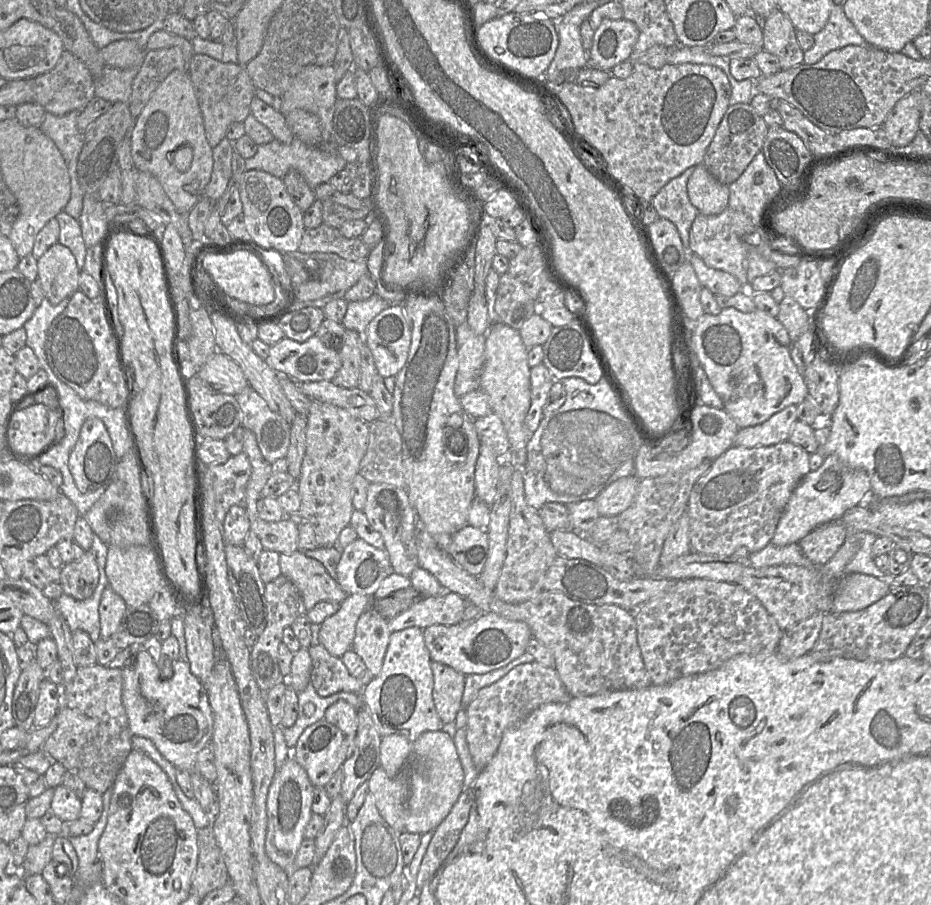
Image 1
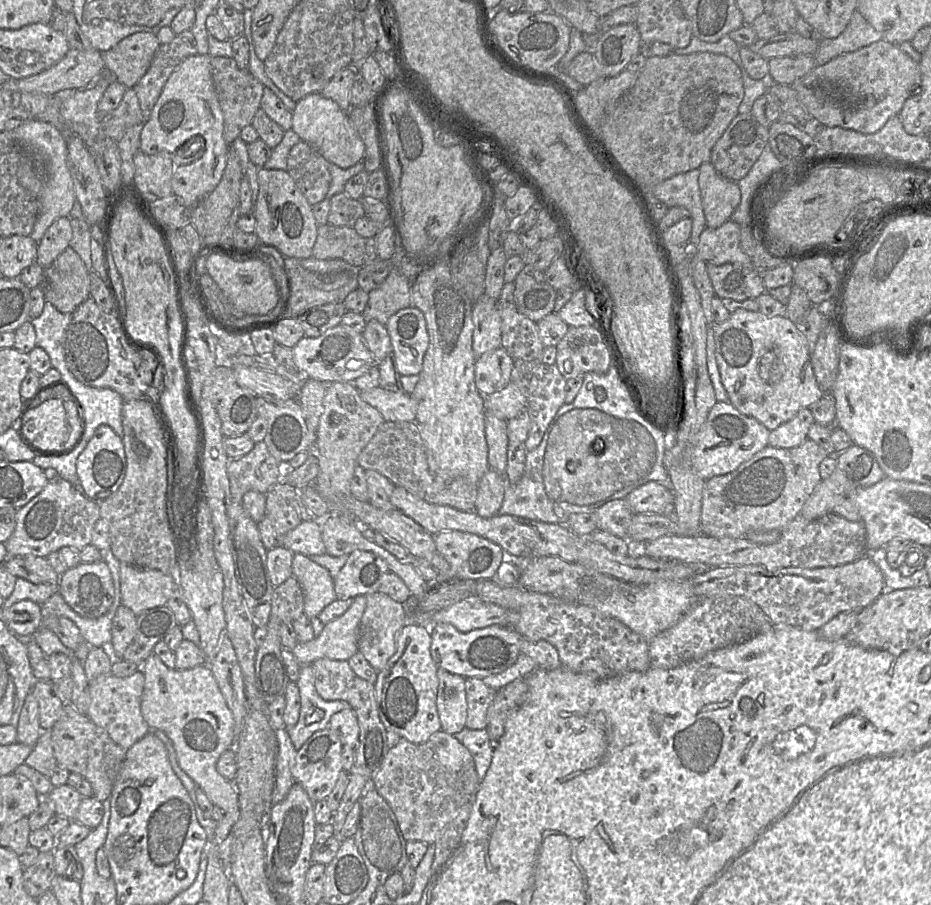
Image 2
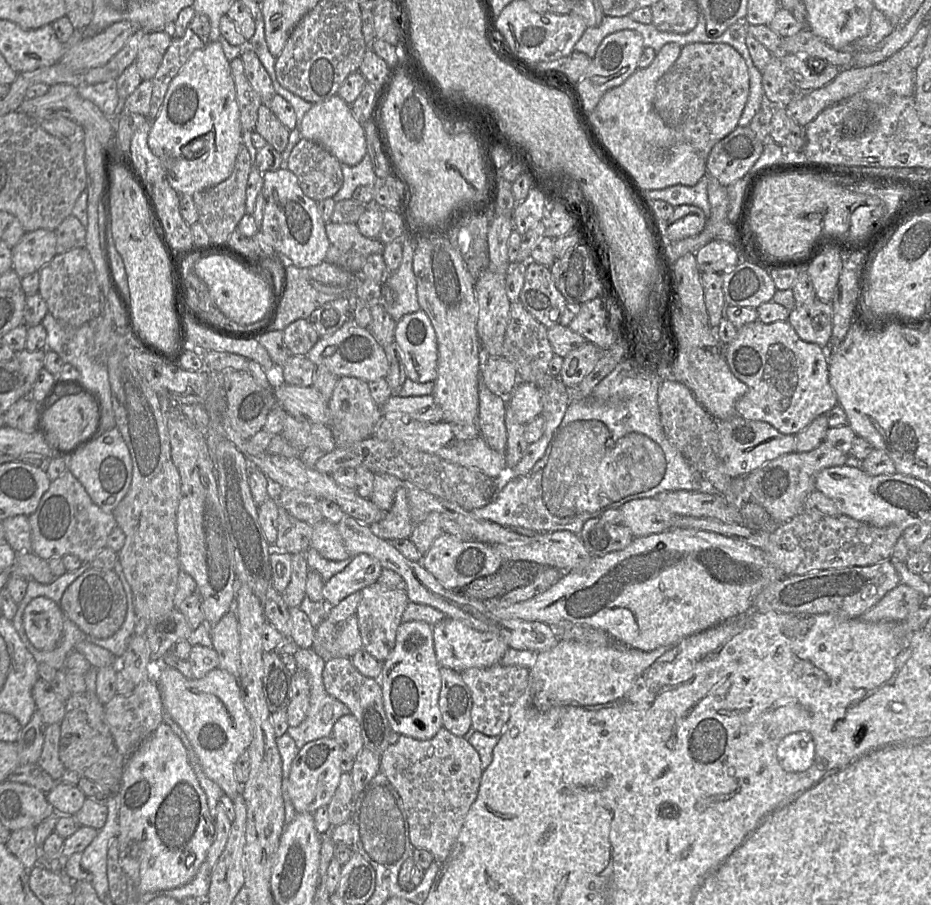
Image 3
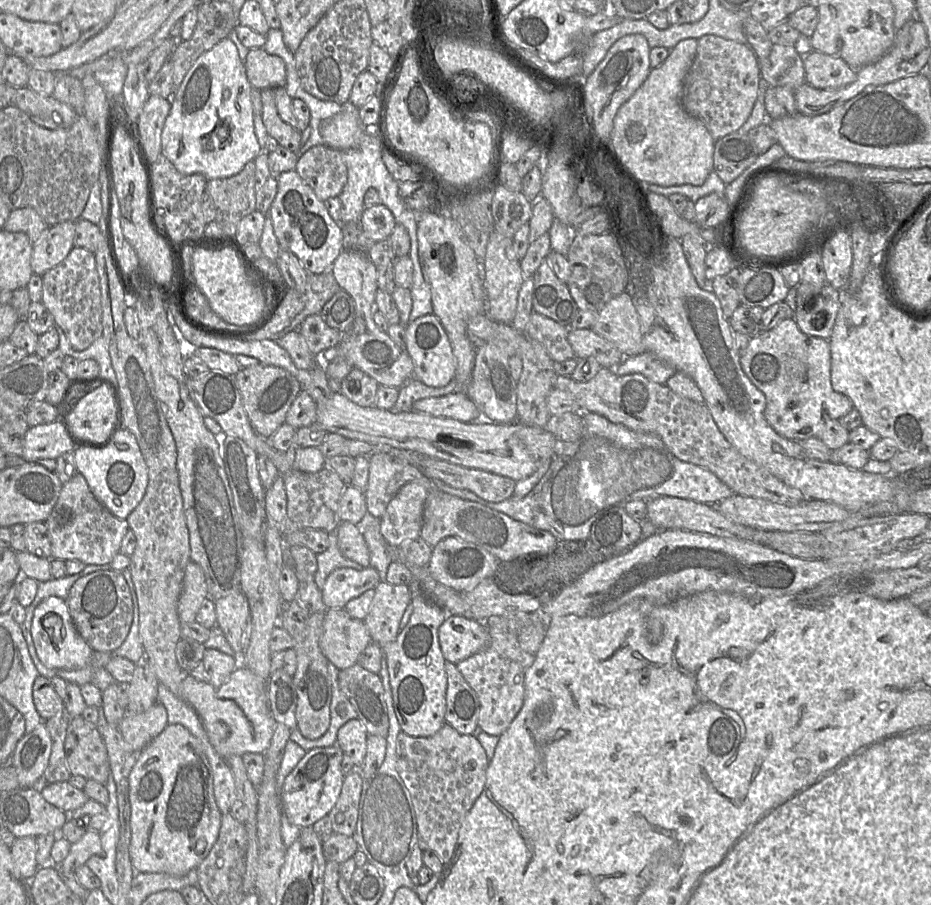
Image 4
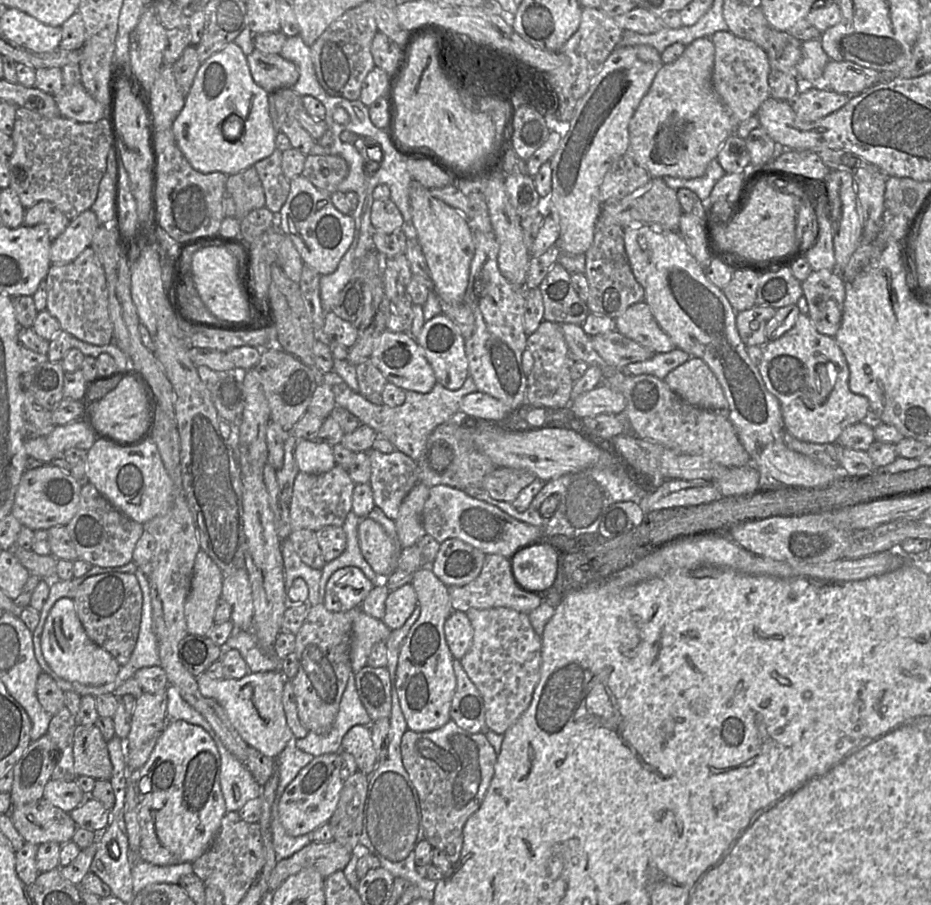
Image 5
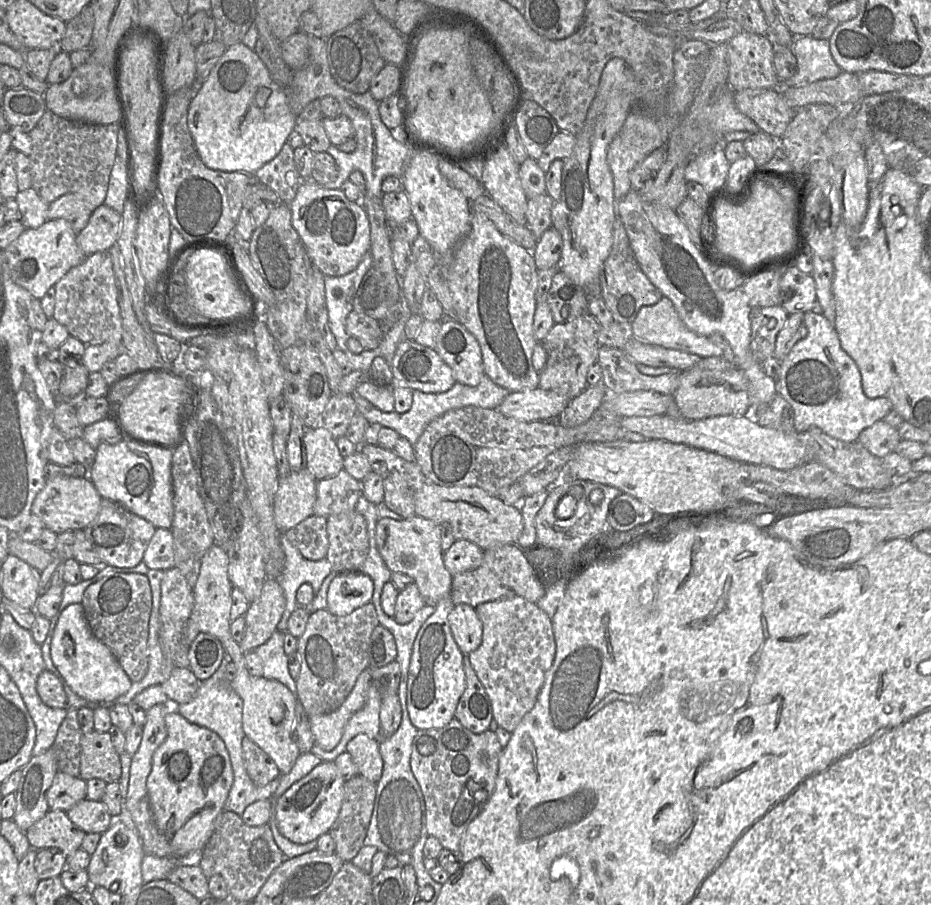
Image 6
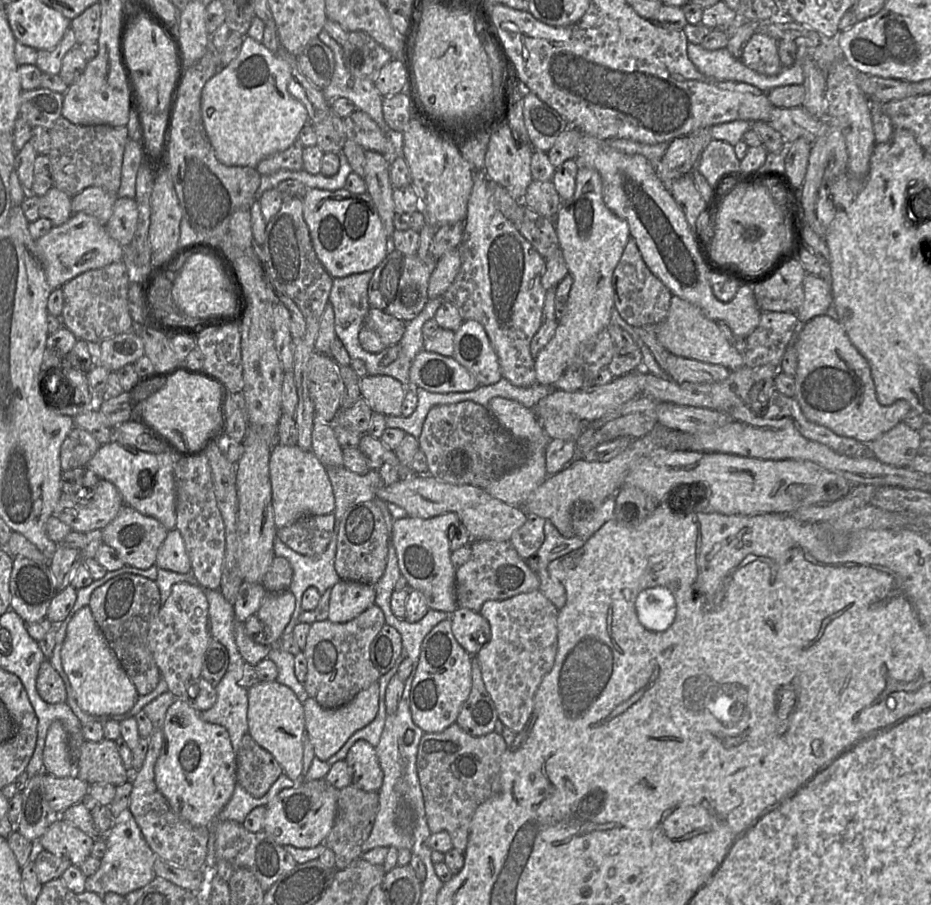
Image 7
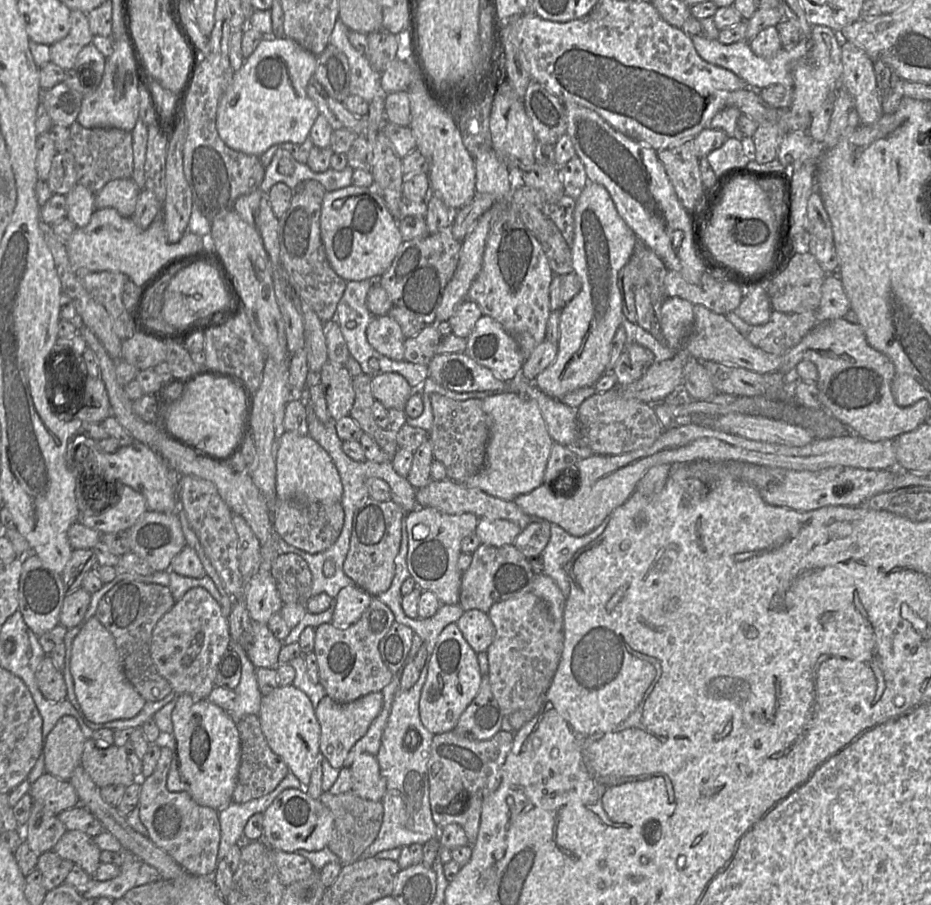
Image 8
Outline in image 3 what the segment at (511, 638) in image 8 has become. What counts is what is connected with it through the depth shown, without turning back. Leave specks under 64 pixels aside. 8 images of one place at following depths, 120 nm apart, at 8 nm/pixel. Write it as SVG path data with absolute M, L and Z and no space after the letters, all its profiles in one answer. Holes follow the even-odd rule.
M497 663L485 668L469 668L461 677L472 694L471 727L488 736L500 736L511 714L511 708L528 683L530 669Z

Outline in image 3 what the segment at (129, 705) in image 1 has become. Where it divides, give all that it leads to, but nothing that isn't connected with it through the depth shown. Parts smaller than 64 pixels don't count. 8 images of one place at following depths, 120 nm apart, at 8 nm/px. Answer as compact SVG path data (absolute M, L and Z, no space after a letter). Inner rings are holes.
M157 666L151 678L159 687L164 711L185 733L204 774L234 801L241 794L242 786L236 780L234 766L252 741L251 719L242 700L238 678L215 668L202 678L188 679L169 666Z

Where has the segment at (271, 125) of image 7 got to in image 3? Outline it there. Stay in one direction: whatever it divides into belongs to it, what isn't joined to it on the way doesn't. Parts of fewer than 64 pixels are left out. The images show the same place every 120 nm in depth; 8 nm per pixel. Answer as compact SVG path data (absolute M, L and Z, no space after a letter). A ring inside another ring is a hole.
M219 40L197 49L186 64L171 80L160 110L152 122L148 135L151 151L166 168L166 179L180 195L193 196L225 181L232 174L236 156L243 145L243 129L236 99L236 89L230 68Z

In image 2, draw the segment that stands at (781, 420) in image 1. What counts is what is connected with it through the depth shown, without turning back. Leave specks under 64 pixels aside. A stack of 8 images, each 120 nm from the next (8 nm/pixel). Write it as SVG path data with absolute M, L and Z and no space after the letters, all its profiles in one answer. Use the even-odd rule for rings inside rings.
M802 408L789 421L770 431L768 445L775 448L793 448L807 439L808 431L815 423L808 408Z

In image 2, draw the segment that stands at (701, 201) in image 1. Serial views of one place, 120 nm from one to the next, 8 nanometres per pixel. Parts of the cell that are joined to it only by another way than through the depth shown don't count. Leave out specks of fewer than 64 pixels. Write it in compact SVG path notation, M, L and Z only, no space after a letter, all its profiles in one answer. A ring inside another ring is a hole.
M711 162L699 168L699 188L706 227L718 228L728 221L740 203L737 182L722 176Z

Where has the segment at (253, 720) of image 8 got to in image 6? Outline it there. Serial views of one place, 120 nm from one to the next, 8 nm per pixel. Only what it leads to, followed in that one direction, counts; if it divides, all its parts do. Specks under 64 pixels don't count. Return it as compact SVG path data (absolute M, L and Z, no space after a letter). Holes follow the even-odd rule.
M246 736L242 752L247 774L255 785L262 787L280 777L281 772L272 758Z

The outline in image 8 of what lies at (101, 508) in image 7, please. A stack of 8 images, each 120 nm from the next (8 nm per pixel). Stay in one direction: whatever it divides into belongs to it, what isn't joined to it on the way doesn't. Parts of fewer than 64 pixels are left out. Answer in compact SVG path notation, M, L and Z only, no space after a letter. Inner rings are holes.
M116 482L120 492L119 502L110 510L97 515L85 516L80 513L78 523L100 533L125 532L148 511L144 496L121 482Z

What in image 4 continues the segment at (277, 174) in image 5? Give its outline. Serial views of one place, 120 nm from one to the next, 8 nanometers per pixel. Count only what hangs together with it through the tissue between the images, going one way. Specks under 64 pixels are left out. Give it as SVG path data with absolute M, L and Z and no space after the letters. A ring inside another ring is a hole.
M262 151L255 159L256 210L267 213L278 191L277 179L268 167L268 151Z

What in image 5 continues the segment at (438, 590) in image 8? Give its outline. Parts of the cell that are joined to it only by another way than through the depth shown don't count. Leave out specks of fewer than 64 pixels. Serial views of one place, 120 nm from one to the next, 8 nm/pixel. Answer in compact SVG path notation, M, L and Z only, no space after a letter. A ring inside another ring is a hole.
M364 518L359 523L358 540L359 540L360 550L364 559L375 571L375 573L378 574L379 576L388 576L395 568L402 569L410 574L413 574L421 567L429 567L429 566L424 566L420 550L416 544L405 548L400 547L396 538L391 538L390 536L388 536L384 528L379 523L377 523L376 521L370 518Z

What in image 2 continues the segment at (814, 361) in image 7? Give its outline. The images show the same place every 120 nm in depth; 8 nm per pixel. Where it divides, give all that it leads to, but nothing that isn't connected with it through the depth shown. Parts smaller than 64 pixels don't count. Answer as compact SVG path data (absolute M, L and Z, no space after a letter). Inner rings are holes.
M737 309L725 322L714 323L711 326L716 362L730 403L739 412L755 418L770 431L791 420L799 410L808 408L826 395L819 387L813 372L810 360L811 347L788 317L769 317L761 312Z

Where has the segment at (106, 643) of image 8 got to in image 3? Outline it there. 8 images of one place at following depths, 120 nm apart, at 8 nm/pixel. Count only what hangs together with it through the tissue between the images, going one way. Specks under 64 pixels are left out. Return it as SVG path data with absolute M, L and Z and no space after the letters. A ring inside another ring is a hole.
M43 596L31 600L23 613L26 635L41 651L51 651L57 646L64 619L59 603Z

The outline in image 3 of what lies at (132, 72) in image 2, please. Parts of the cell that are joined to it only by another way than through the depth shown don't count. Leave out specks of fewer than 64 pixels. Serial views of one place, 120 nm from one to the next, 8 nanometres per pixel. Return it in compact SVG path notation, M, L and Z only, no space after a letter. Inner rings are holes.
M165 31L145 33L139 45L136 61L133 63L142 80L153 78L173 39Z

